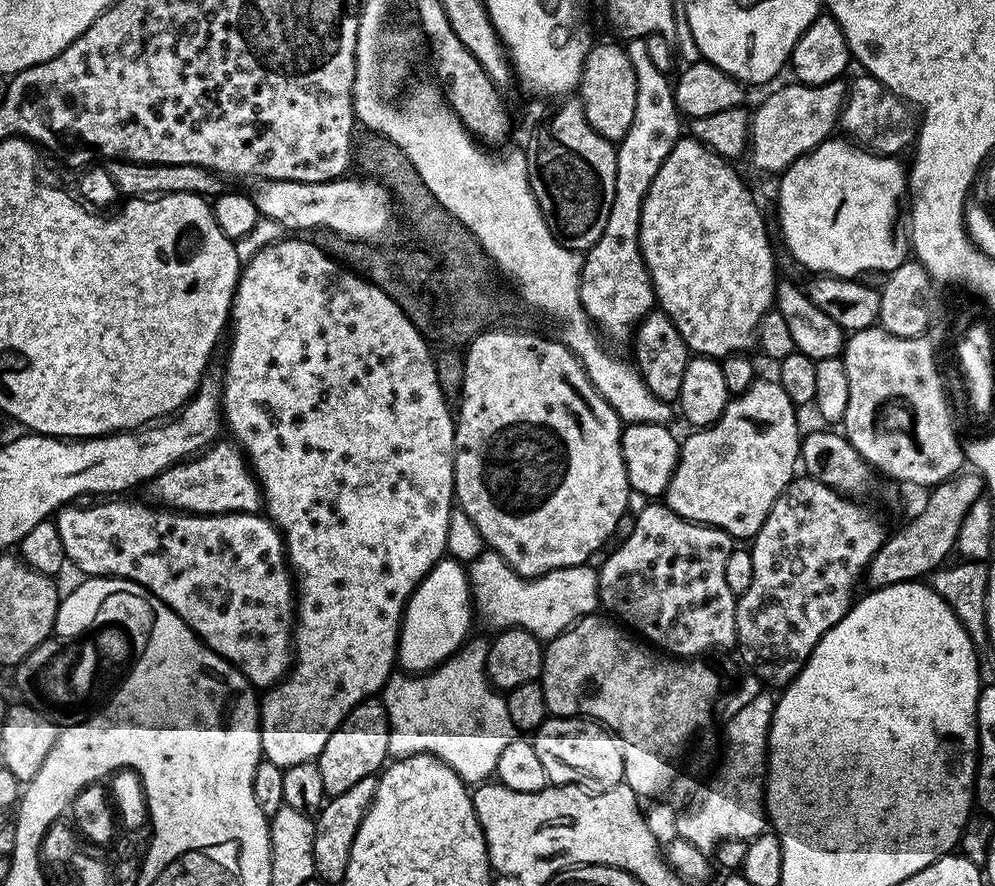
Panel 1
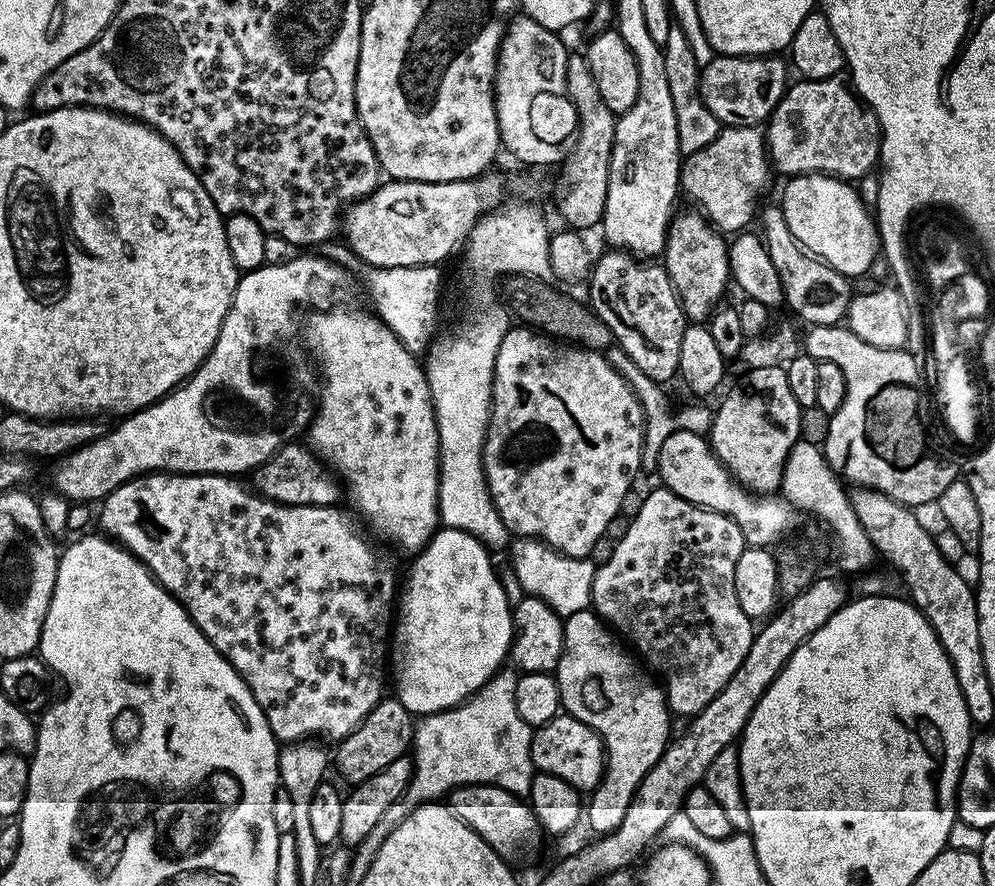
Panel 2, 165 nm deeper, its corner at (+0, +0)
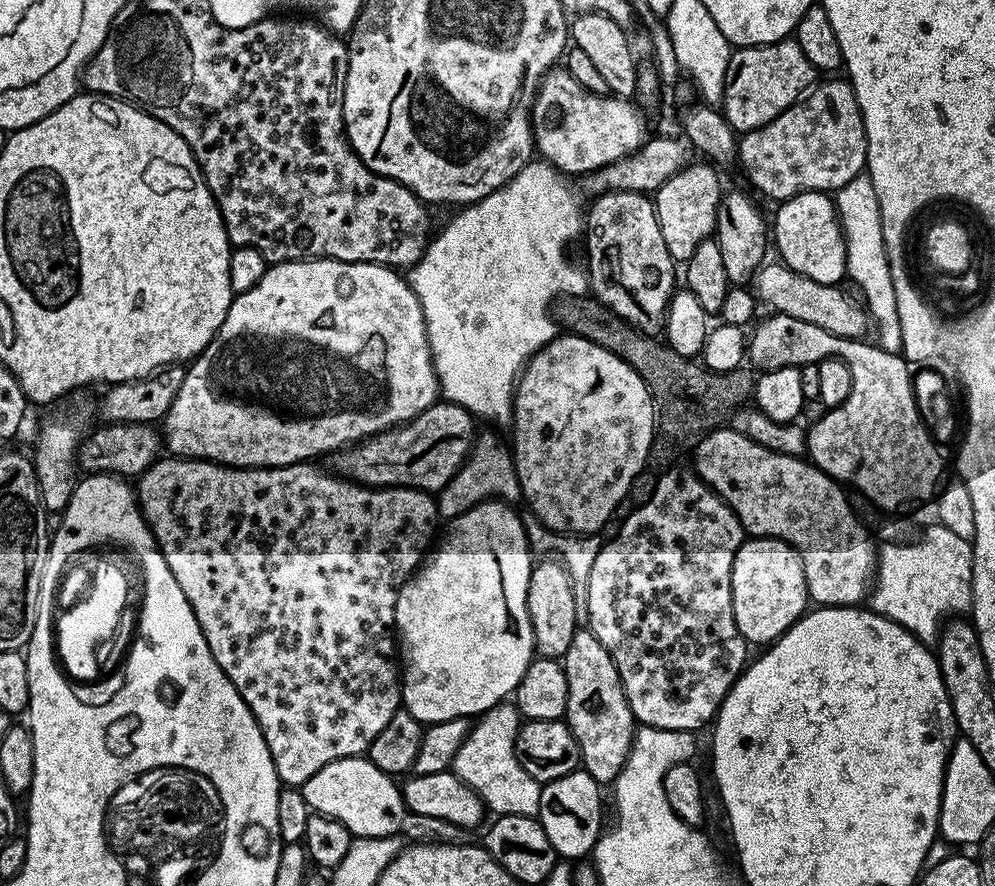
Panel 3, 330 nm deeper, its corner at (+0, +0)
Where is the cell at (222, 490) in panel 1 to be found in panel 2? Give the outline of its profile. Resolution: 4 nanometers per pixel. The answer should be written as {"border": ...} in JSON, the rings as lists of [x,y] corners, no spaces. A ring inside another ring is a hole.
{"border":[[[286,442],[279,448],[270,459],[262,462],[251,473],[251,487],[260,495],[265,496],[268,500],[274,500],[278,504],[286,506],[310,506],[316,504],[319,508],[326,508],[337,503],[336,499],[342,496],[342,484],[339,479],[326,467],[325,461],[315,455],[311,448],[300,442]]]}

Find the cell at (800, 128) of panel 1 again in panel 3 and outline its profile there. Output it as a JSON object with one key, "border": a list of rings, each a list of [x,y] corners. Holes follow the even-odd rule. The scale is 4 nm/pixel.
{"border":[[[689,163],[654,194],[662,239],[666,242],[666,250],[670,250],[672,259],[677,262],[688,260],[690,254],[694,254],[698,242],[709,239],[716,231],[716,215],[722,199],[720,176],[711,163],[700,163],[702,164]]]}

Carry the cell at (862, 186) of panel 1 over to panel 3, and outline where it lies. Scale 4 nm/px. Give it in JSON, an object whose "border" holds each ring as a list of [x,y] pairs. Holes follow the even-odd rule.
{"border":[[[803,192],[794,198],[783,201],[776,212],[776,221],[771,221],[770,236],[774,241],[774,248],[780,251],[779,259],[790,270],[802,274],[819,284],[839,285],[845,279],[848,271],[846,262],[846,246],[844,232],[840,228],[840,218],[836,214],[833,197],[826,192]]]}

